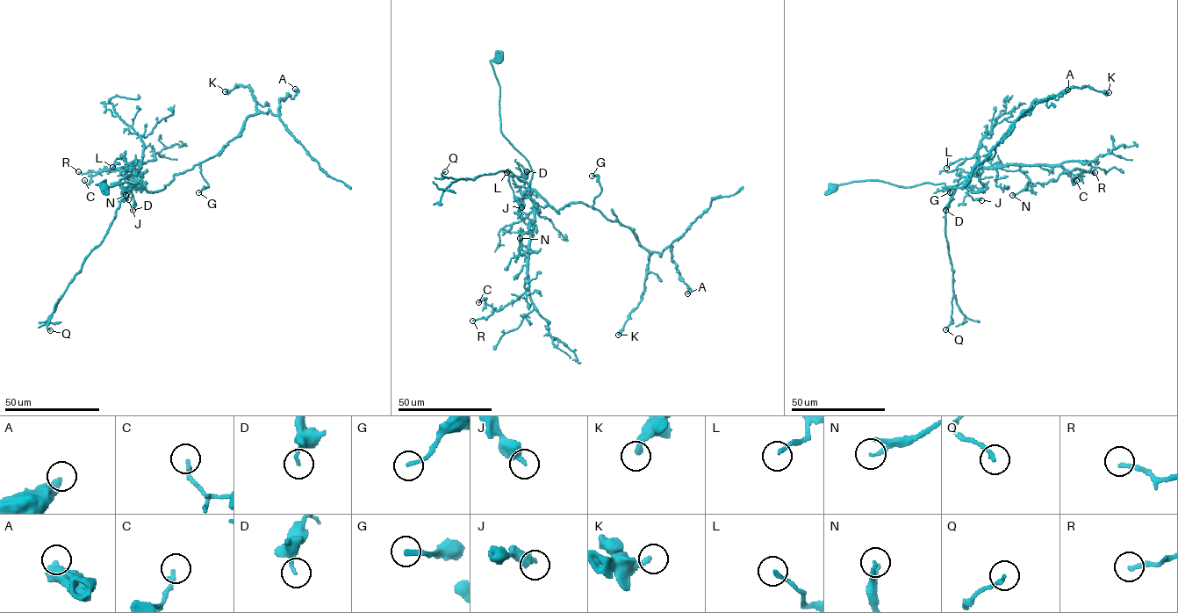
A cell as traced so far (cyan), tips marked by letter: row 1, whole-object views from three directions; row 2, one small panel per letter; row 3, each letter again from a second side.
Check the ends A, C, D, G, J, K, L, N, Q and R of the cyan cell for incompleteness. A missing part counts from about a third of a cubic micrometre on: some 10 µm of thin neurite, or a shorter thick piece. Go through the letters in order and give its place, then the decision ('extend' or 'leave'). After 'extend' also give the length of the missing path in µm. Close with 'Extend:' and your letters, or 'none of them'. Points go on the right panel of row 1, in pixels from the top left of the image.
A: (1067, 90) | leave
C: (1076, 180) | leave
D: (945, 210) | leave
G: (950, 192) | extend | 8 µm
J: (981, 200) | leave
K: (1109, 92) | leave
L: (946, 168) | leave
N: (1012, 195) | leave
Q: (945, 329) | leave
R: (1095, 172) | leave
Extend: G

